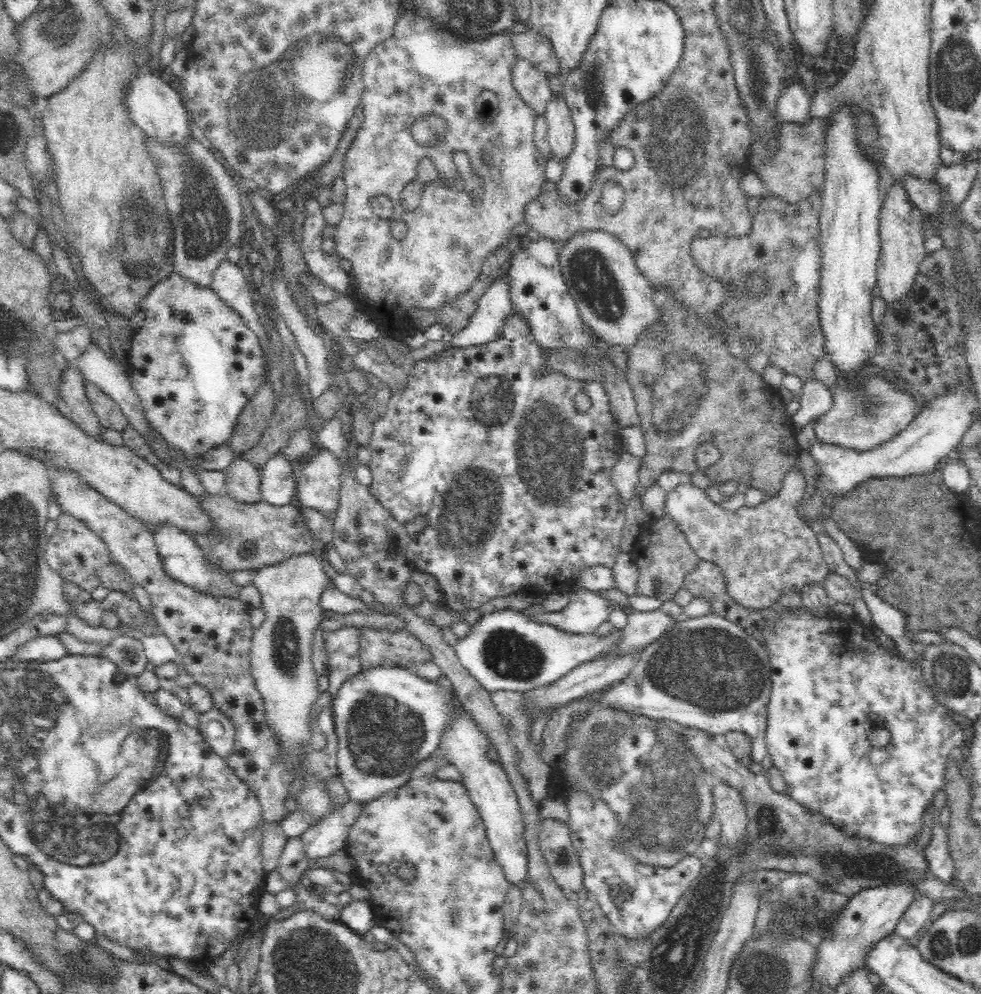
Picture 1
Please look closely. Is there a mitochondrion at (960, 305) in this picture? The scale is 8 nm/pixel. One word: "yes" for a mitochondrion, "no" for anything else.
no

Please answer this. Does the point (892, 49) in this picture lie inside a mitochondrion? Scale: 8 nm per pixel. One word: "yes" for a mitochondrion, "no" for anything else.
no

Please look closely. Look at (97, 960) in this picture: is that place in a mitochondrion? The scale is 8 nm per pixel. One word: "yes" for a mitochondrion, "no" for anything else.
yes

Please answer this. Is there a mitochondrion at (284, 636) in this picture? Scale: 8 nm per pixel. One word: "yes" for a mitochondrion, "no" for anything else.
yes

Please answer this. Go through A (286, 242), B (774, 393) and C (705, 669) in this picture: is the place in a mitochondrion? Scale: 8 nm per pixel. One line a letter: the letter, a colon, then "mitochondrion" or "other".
A: other
B: other
C: mitochondrion

